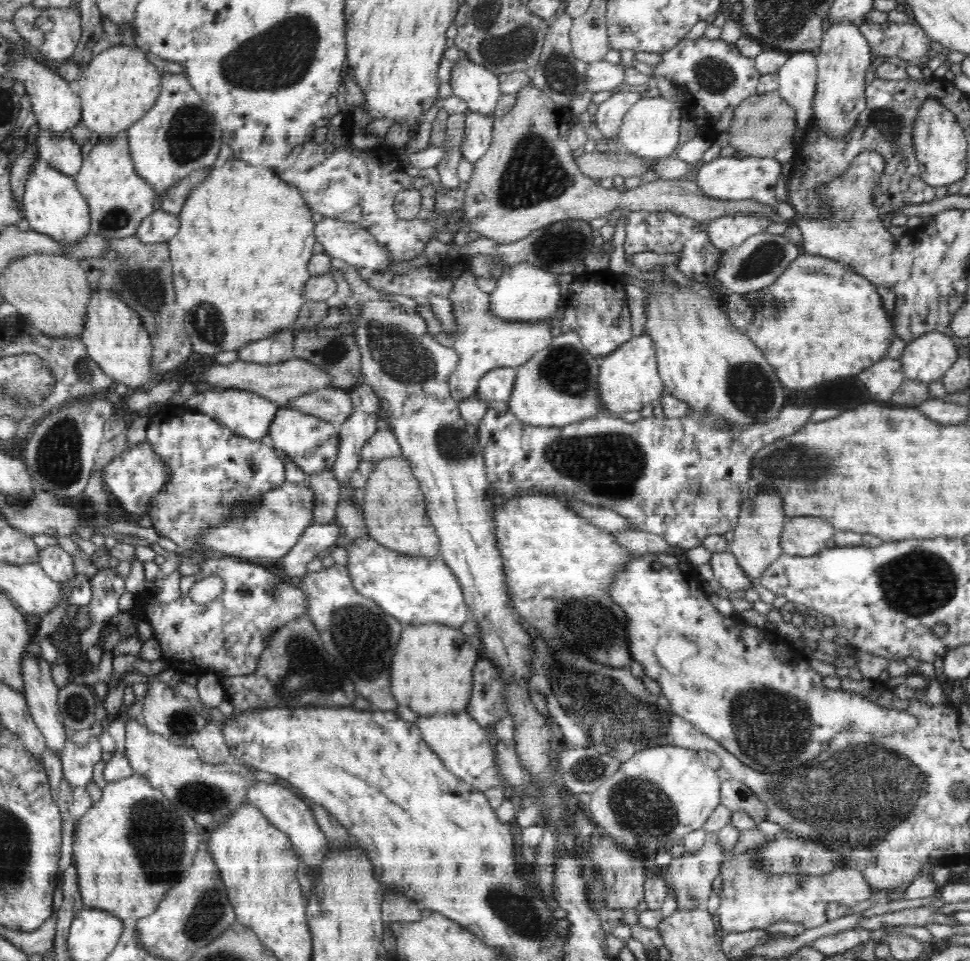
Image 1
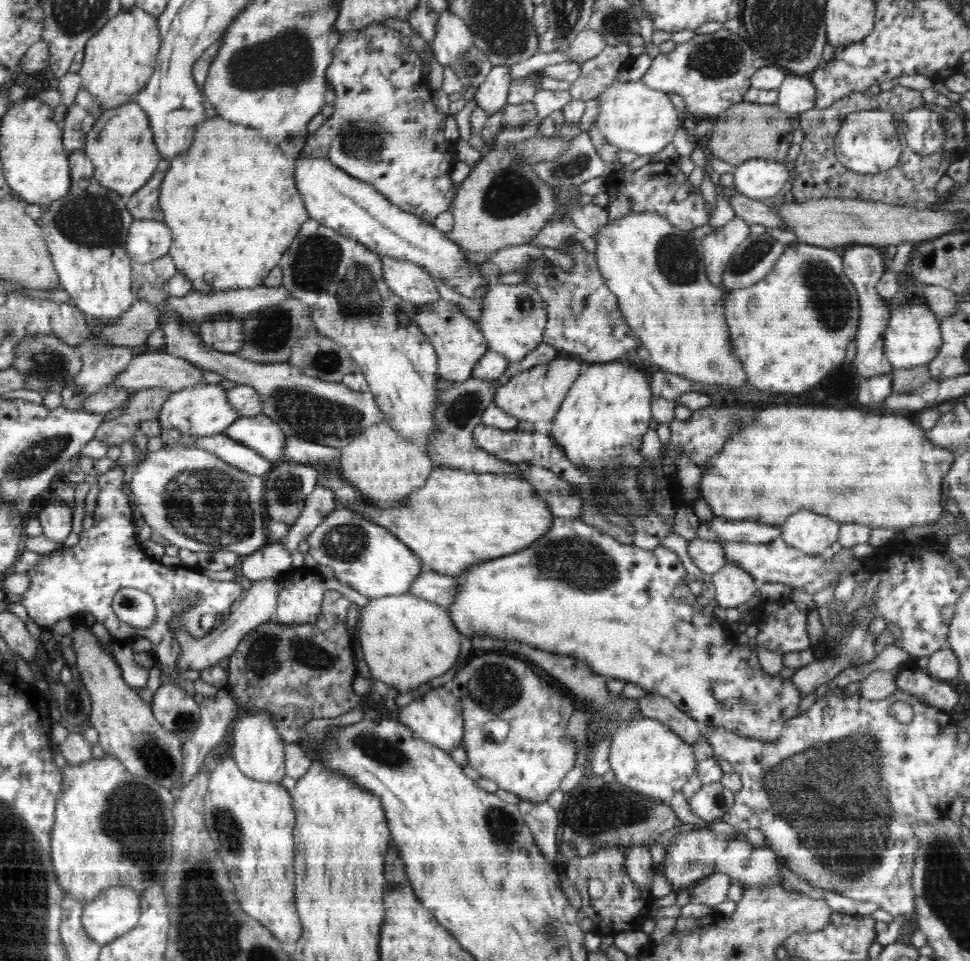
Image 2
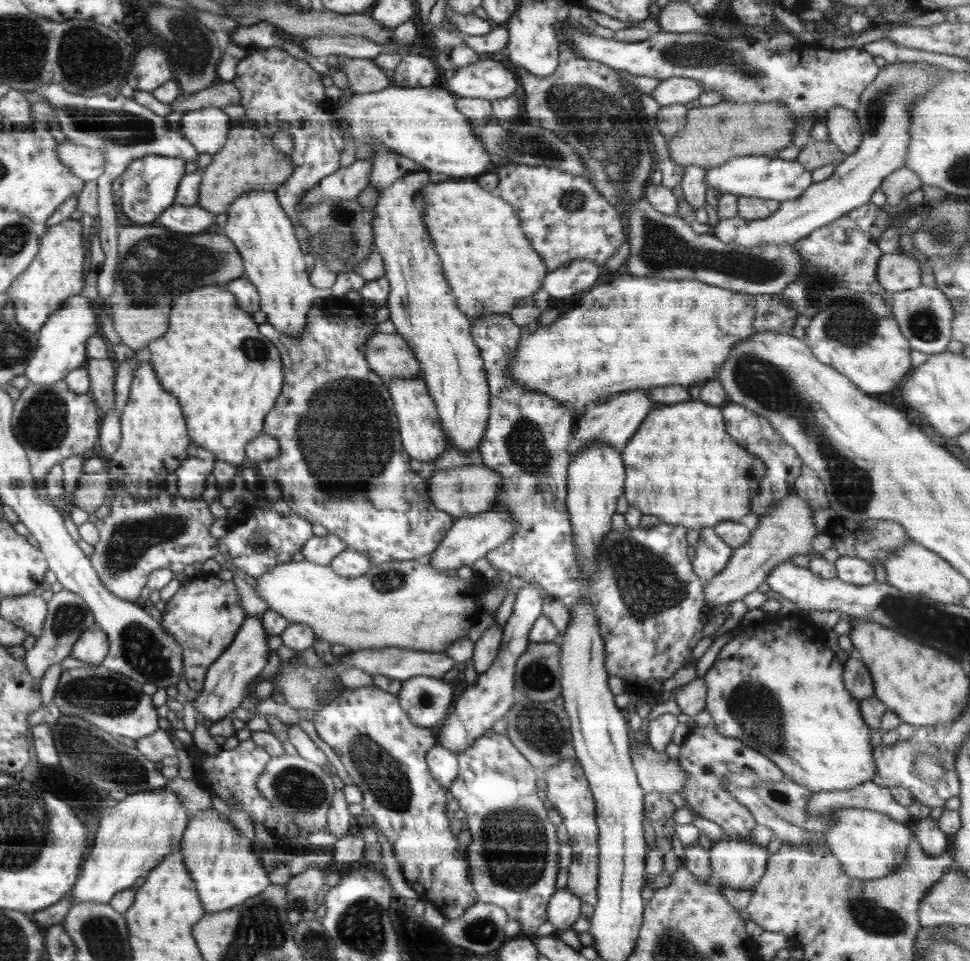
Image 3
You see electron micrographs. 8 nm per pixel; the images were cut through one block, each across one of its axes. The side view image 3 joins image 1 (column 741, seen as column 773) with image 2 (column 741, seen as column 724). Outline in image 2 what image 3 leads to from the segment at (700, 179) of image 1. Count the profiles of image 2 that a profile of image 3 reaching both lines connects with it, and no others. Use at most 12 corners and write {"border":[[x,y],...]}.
{"border":[[748,159],[735,166],[734,186],[770,200],[791,178],[790,165]]}

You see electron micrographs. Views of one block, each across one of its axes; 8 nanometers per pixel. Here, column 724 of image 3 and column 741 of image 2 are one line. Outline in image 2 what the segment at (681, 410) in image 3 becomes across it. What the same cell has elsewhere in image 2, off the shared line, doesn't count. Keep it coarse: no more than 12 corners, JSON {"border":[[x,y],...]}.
{"border":[[774,406],[702,469],[714,516],[935,523],[954,454],[900,415]]}

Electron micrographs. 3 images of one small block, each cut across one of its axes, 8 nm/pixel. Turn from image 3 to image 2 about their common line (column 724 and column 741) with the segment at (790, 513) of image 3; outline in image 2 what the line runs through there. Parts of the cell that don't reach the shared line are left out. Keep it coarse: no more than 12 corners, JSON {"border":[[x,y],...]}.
{"border":[[727,562],[710,577],[713,605],[737,608],[759,586],[748,571]]}

